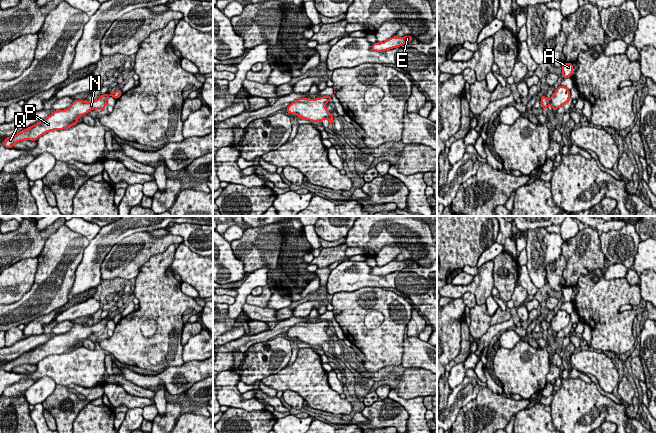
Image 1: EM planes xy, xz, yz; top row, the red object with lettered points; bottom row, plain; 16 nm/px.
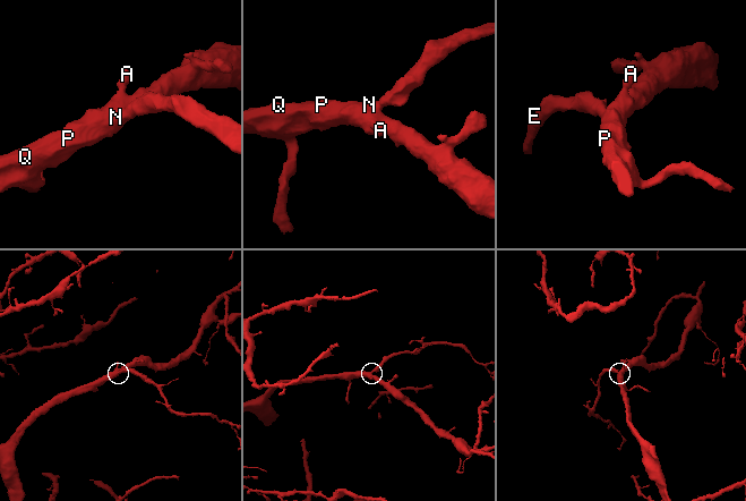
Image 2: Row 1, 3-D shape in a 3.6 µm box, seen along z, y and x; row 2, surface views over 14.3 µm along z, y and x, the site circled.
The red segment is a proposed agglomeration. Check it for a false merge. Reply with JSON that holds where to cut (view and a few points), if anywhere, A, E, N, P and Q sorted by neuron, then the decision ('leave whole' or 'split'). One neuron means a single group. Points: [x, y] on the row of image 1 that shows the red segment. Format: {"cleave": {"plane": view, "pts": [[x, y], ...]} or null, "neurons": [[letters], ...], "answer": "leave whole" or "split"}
{"cleave": null, "neurons": [["A", "E", "N", "P", "Q"]], "answer": "leave whole"}

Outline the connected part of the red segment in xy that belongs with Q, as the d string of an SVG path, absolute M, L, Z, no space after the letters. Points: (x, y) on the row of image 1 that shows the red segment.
M121 89L116 92L111 92L110 95L103 94L97 100L82 101L75 100L67 109L53 111L52 114L46 119L37 122L14 136L7 137L3 146L6 148L13 148L16 142L24 140L36 141L40 136L53 130L63 130L75 125L78 122L78 118L81 115L88 114L92 109L101 110L107 106L107 99L109 96L113 96L118 99L122 95Z

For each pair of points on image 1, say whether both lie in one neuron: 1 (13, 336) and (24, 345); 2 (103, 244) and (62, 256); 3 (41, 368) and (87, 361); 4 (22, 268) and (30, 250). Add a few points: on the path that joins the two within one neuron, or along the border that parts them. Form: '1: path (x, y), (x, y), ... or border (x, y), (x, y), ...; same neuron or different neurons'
1: border (25, 338), (16, 341), (10, 346); different neurons
2: border (89, 241), (84, 249), (82, 260), (74, 272); different neurons
3: path (52, 367), (76, 367); same neuron
4: border (36, 256), (22, 258), (10, 266); different neurons

